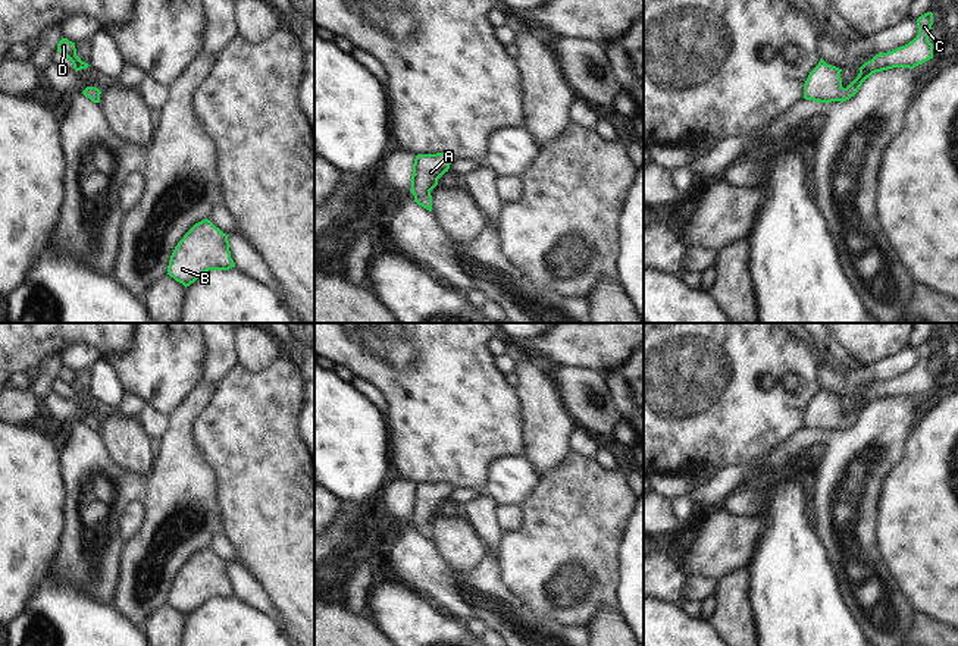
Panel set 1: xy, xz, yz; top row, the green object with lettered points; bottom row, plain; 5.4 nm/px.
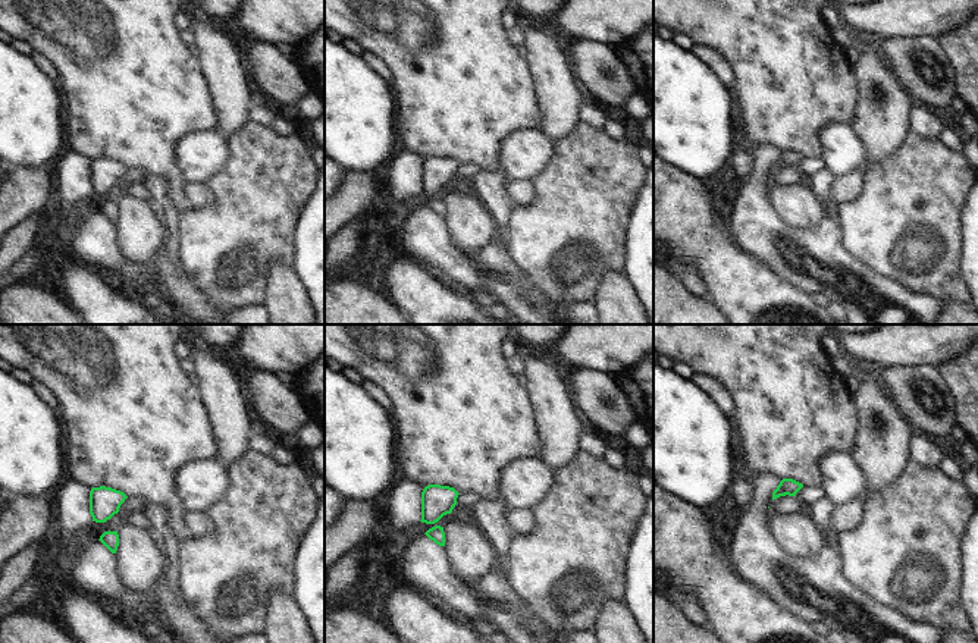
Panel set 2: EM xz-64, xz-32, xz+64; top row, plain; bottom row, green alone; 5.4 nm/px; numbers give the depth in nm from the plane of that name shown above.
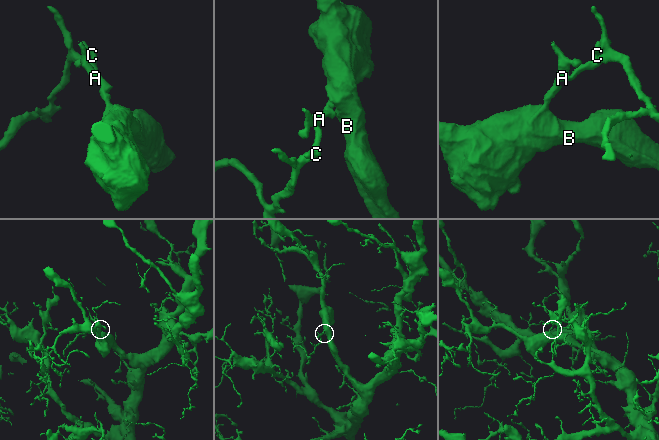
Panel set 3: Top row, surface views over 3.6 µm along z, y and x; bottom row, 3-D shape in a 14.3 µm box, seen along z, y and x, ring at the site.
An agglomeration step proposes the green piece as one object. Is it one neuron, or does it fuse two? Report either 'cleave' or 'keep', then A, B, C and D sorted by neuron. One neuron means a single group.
keep; A B C D

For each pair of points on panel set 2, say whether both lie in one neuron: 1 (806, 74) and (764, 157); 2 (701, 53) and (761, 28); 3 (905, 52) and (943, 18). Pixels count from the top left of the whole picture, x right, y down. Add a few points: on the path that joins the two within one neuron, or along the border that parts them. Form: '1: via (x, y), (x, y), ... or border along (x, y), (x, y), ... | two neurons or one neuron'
1: border along (781, 149), (773, 144), (759, 144), (752, 150) | two neurons
2: border along (693, 44), (717, 52), (729, 63), (733, 74) | two neurons
3: border along (890, 37), (931, 35), (939, 40) | two neurons

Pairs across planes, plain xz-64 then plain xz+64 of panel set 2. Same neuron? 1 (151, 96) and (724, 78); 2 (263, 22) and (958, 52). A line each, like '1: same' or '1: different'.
1: different
2: different

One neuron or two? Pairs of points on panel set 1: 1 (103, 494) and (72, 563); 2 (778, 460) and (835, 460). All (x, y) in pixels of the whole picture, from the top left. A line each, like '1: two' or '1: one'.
1: one
2: one

